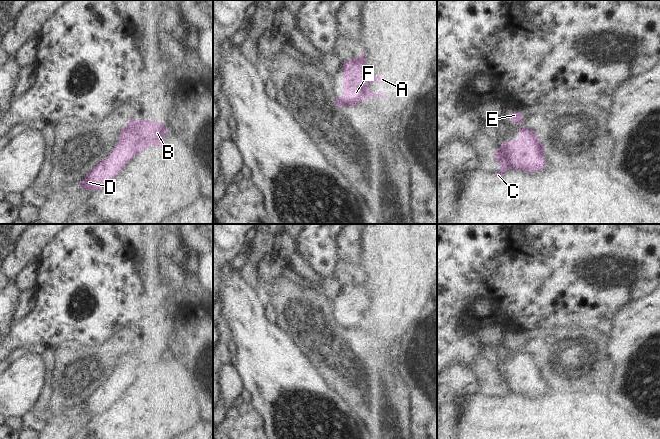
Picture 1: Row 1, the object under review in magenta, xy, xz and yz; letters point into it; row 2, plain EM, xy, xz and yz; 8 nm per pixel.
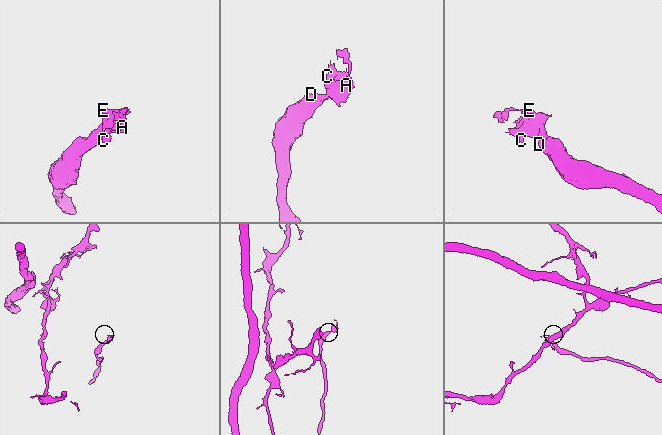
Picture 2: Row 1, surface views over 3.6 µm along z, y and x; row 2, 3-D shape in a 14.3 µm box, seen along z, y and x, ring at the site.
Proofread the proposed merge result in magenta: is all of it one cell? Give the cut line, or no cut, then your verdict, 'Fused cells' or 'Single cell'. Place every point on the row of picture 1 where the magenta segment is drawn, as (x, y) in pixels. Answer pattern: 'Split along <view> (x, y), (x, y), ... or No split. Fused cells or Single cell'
No split. Single cell.

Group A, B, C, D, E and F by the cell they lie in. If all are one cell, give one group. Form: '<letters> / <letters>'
A B C D E F

